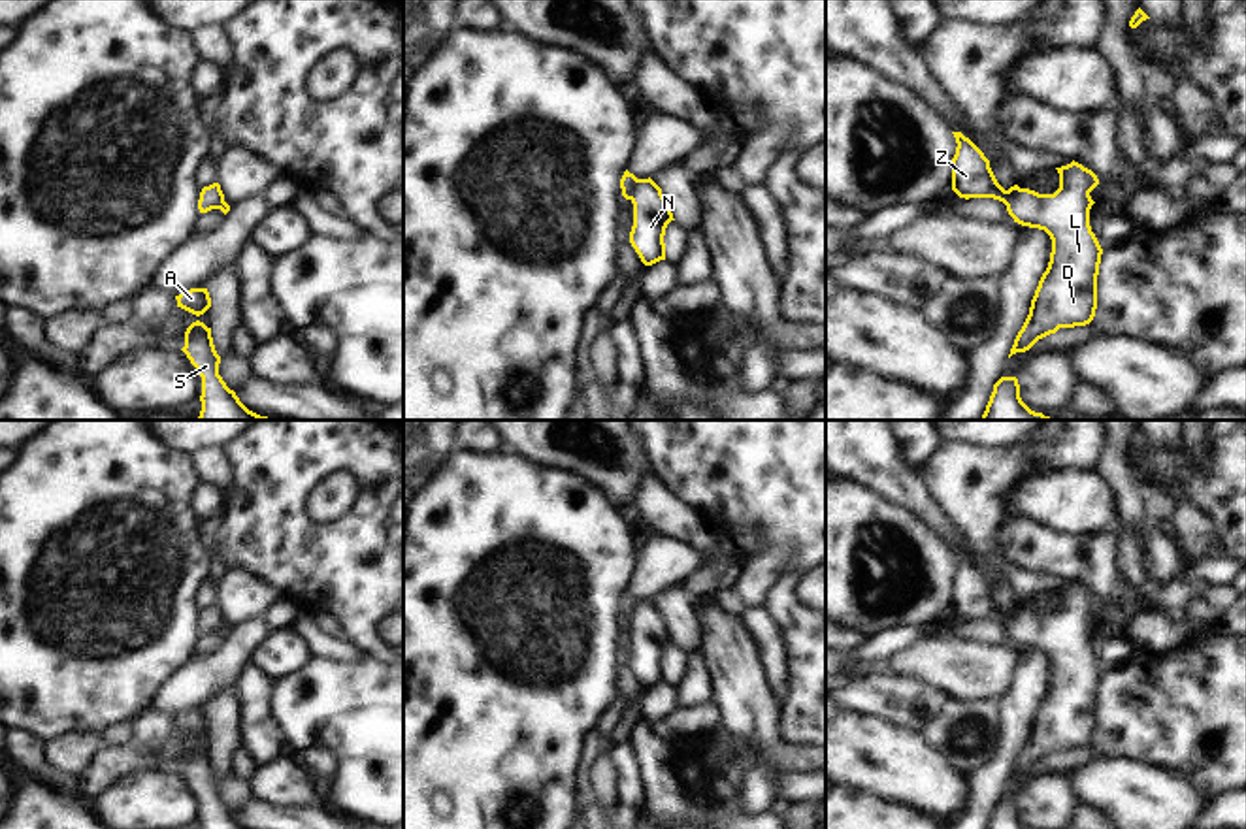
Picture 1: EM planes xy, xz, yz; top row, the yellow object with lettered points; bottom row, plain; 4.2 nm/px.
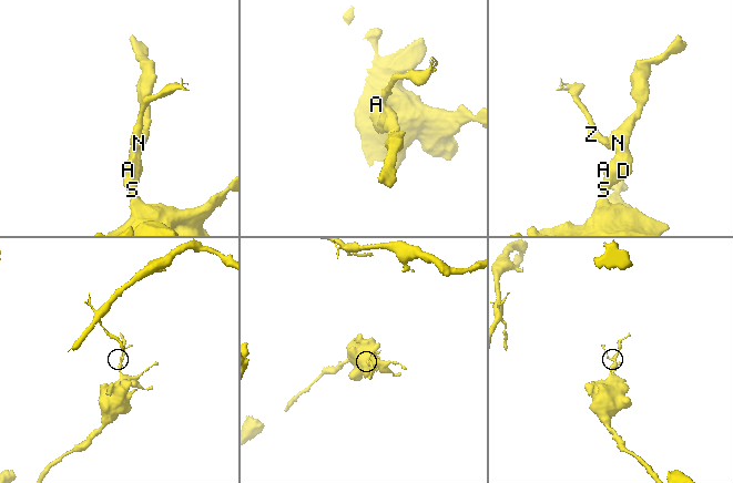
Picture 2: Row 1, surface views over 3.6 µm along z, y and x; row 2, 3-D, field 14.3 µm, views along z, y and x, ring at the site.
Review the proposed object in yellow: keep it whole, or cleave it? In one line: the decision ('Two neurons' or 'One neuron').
Two neurons

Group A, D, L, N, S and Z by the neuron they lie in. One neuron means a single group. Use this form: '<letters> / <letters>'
A D L N S / Z

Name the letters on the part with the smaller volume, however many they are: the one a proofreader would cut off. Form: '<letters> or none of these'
Z

